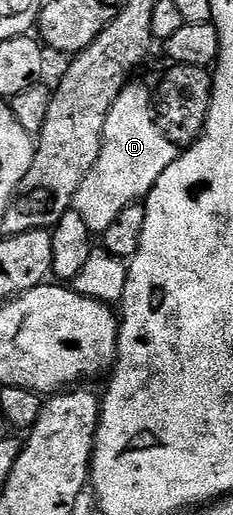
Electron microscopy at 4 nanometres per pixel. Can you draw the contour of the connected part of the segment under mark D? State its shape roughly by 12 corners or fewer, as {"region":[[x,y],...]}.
{"region":[[152,93],[112,103],[73,212],[101,235],[180,156]]}

